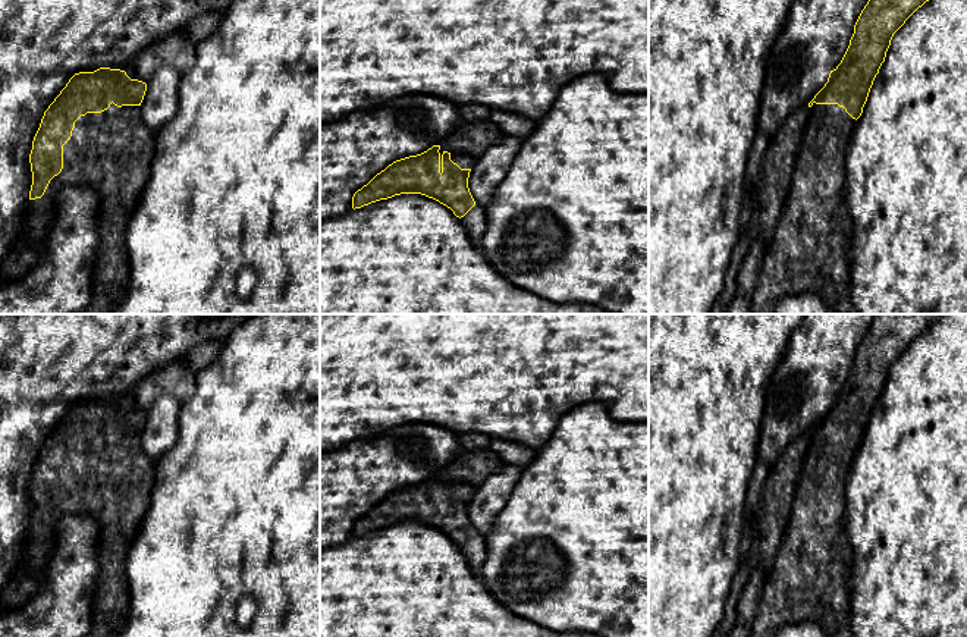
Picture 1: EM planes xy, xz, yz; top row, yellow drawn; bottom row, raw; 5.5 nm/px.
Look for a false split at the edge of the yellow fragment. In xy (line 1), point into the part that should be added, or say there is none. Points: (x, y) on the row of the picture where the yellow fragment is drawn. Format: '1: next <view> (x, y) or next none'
1: next xy (110, 153)

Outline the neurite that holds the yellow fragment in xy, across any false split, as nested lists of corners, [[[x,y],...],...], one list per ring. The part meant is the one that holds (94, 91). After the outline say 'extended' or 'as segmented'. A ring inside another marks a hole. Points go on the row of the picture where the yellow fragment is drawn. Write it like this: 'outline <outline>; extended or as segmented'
outline [[[100,68],[94,72],[75,73],[44,112],[32,141],[29,154],[32,185],[25,222],[18,241],[9,255],[1,261],[0,273],[18,279],[38,263],[44,250],[43,242],[57,217],[57,197],[62,189],[67,186],[85,186],[92,189],[100,201],[97,217],[100,242],[94,258],[95,269],[92,272],[91,301],[76,314],[109,314],[120,304],[120,291],[129,285],[126,229],[151,175],[156,153],[156,135],[147,128],[141,116],[141,103],[145,91],[145,82],[131,79],[126,72],[120,69]]]; extended

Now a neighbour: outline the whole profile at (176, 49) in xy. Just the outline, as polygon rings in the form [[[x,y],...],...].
[[[178,29],[144,48],[129,62],[125,72],[131,79],[147,84],[160,66],[175,65],[179,73],[185,73],[195,60],[197,46],[189,40],[186,29]]]

